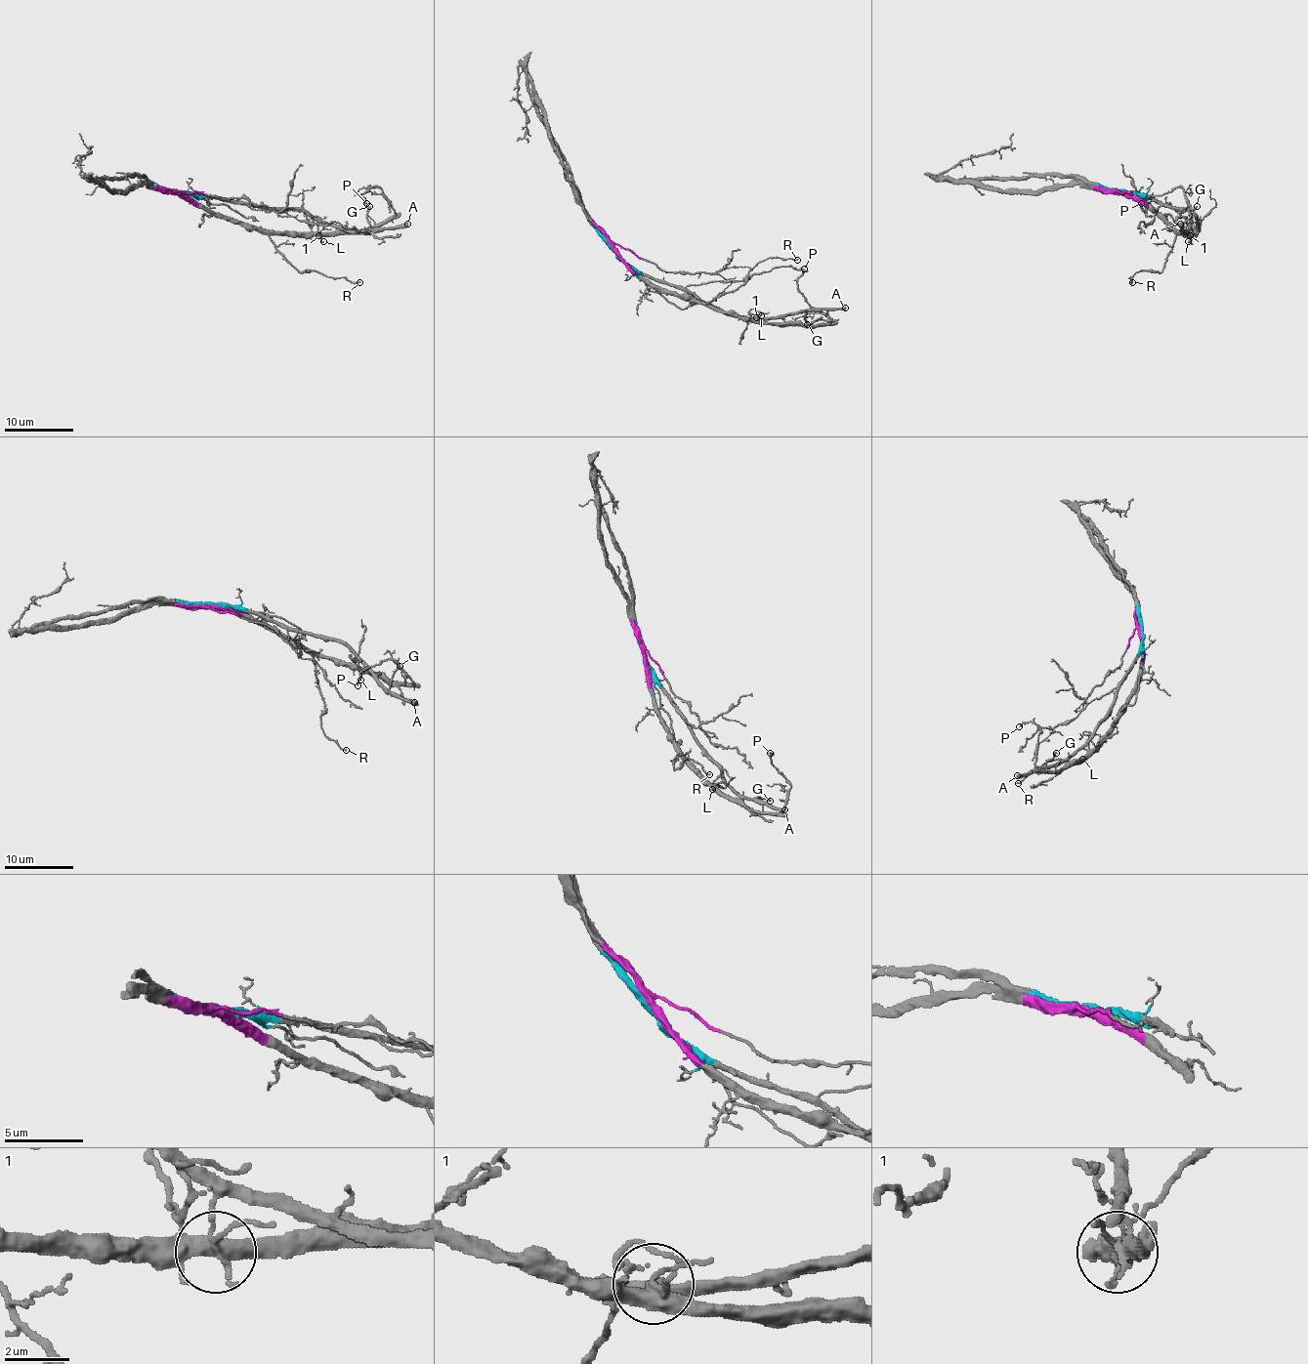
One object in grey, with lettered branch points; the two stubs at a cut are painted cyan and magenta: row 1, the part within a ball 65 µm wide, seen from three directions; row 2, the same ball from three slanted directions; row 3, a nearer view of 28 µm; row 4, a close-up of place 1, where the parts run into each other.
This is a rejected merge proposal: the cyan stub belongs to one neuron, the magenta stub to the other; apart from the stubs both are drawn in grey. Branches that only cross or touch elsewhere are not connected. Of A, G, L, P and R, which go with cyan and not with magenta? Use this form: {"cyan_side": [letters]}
{"cyan_side": ["A", "G", "L"]}

